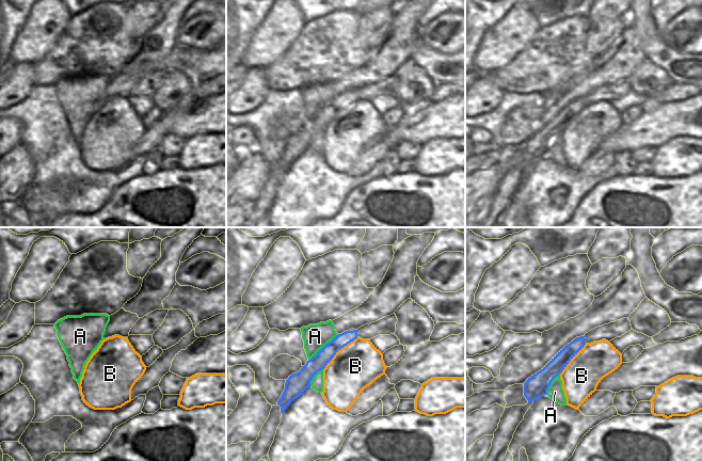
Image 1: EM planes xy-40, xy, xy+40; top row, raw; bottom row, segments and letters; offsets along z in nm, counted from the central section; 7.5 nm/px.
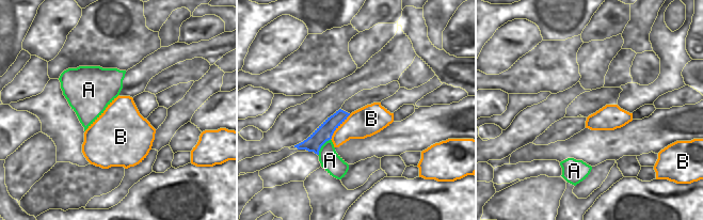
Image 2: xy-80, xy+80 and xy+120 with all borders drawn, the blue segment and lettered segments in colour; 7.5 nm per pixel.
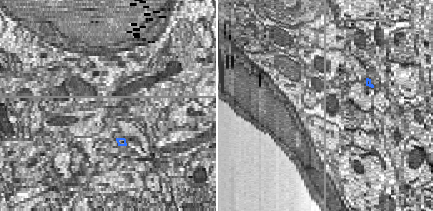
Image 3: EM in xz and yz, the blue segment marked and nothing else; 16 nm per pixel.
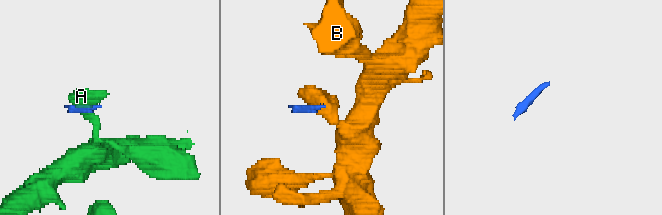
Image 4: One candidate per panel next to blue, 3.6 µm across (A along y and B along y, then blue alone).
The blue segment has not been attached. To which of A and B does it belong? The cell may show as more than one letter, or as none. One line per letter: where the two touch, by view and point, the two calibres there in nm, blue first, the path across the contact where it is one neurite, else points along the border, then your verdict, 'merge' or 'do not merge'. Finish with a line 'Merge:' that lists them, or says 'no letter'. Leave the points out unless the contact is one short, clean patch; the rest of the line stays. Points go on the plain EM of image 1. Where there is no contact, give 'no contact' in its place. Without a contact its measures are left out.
A: contact xy (323, 107); calibres 120 and 190 nm; border xy (338, 95), (323, 106), (308, 121); do not merge
B: contact xy (337, 112); calibres 120 and 340 nm; border xy (357, 98), (345, 106), (322, 130); do not merge
Merge: no letter

